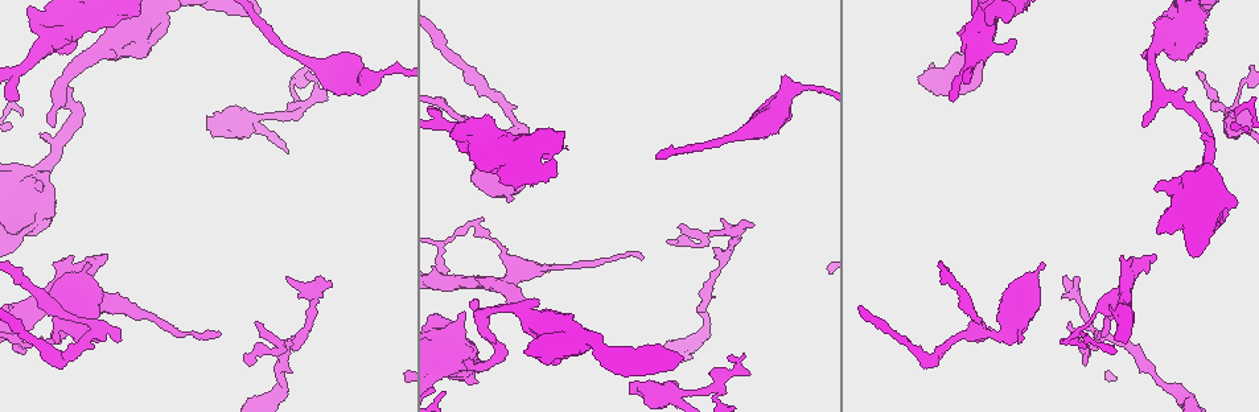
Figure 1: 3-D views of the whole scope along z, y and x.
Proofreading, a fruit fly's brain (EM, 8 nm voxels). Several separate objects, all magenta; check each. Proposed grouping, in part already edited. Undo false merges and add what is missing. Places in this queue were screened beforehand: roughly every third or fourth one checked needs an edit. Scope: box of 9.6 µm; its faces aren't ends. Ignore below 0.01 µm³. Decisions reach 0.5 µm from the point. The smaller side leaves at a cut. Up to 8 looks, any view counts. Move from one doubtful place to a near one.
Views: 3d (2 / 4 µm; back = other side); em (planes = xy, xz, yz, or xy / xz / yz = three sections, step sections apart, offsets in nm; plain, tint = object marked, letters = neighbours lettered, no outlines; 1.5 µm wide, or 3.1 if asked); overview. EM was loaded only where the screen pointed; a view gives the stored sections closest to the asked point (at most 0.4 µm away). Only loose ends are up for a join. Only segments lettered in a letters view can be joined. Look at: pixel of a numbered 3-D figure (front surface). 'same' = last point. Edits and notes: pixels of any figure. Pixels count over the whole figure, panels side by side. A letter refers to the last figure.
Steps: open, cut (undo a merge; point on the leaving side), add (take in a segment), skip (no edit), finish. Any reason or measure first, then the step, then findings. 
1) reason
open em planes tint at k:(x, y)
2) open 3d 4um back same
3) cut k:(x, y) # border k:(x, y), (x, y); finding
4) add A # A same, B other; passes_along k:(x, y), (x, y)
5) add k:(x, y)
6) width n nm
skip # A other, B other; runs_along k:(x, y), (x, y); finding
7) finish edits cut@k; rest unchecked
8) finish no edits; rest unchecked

free end
open em planes letters at 1:(1122, 257)

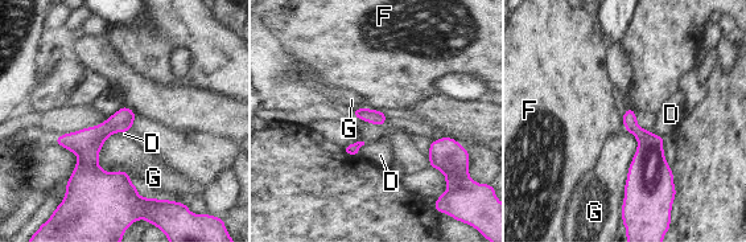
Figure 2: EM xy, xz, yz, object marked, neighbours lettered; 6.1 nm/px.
skip # D other, F other, G other; runs_along 2:(126, 110), (91, 144), (116, 196); no lettered segment goes on from it

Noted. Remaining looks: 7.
sharp bend
open em yz step 4 plain at 1:(471, 224)

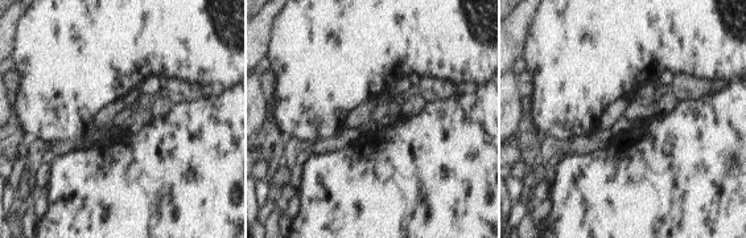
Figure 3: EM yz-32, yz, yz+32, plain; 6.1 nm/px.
open em yz step 4 tint same

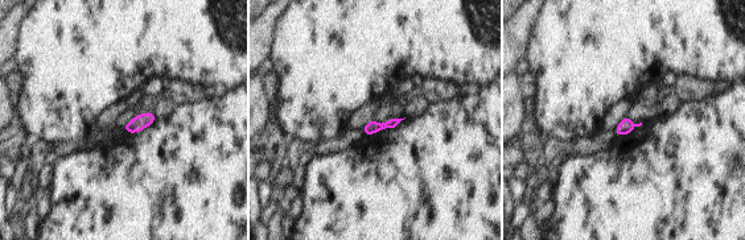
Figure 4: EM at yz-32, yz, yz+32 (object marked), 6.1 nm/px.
what lies round it
open em yz step 4 letters same

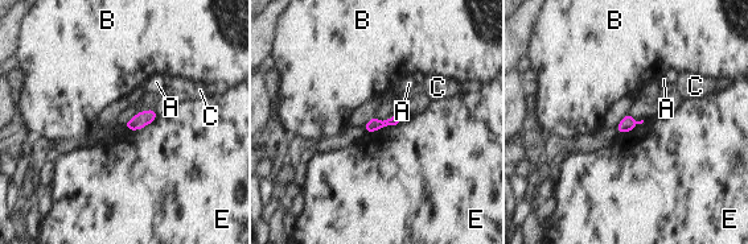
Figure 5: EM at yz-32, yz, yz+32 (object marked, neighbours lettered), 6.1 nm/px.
width 80 nm
cut 5:(394, 120) # A other, B other, C other, E other; a second cell is stuck on

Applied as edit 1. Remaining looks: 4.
calibre changes
open 3d 2um at 1:(560, 269)

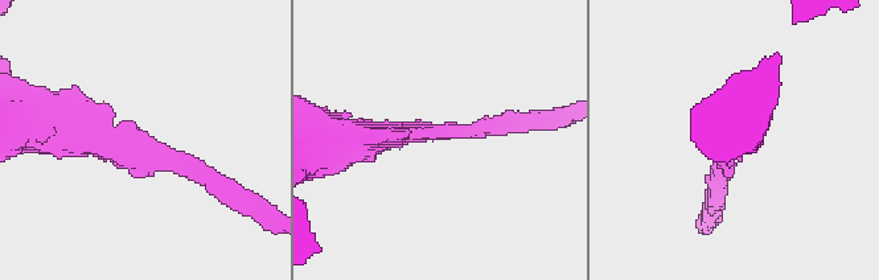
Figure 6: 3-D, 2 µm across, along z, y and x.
arm_widths 170, 420 nm; now the EM
open em yz step 8 tint at 6:(434, 136)

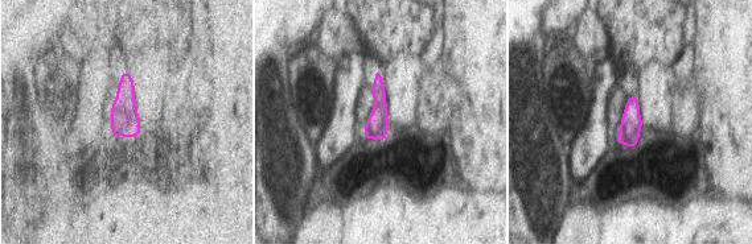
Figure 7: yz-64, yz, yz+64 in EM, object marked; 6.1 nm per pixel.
another direction
open em planes letters same

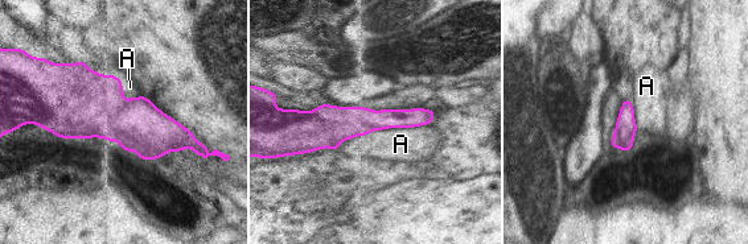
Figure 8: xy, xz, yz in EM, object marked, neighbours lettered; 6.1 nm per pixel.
longest_contact A 480 nm
skip # A other; one cell here

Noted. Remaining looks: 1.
finish edits cut@5; rest unchecked

